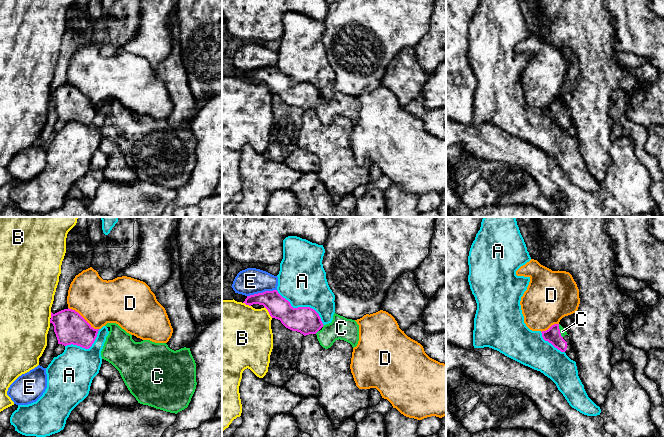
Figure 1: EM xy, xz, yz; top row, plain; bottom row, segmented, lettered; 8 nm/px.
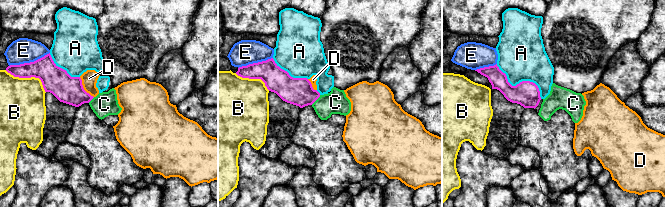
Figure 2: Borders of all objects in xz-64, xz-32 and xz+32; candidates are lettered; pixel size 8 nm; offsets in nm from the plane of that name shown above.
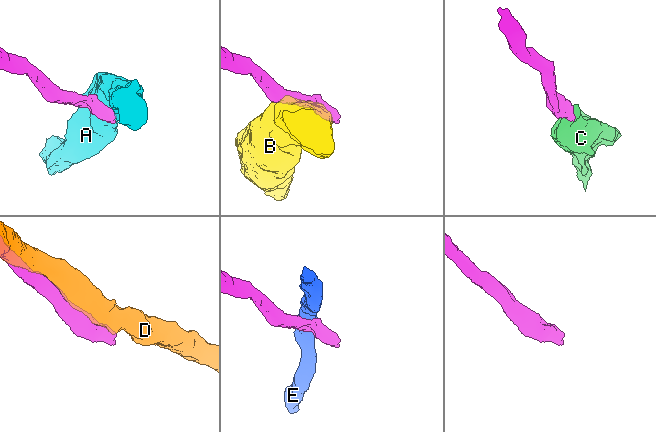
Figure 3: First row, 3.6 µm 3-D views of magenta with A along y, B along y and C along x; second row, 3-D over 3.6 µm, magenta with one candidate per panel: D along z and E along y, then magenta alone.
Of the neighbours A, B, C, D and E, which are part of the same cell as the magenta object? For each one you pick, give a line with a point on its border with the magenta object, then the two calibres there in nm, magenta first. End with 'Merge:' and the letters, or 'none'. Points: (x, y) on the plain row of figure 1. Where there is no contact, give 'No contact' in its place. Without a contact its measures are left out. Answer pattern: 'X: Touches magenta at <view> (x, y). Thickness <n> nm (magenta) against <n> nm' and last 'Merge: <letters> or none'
C: Touches magenta at xz (316, 108). Thickness 220 nm (magenta) against 180 nm
Merge: C

